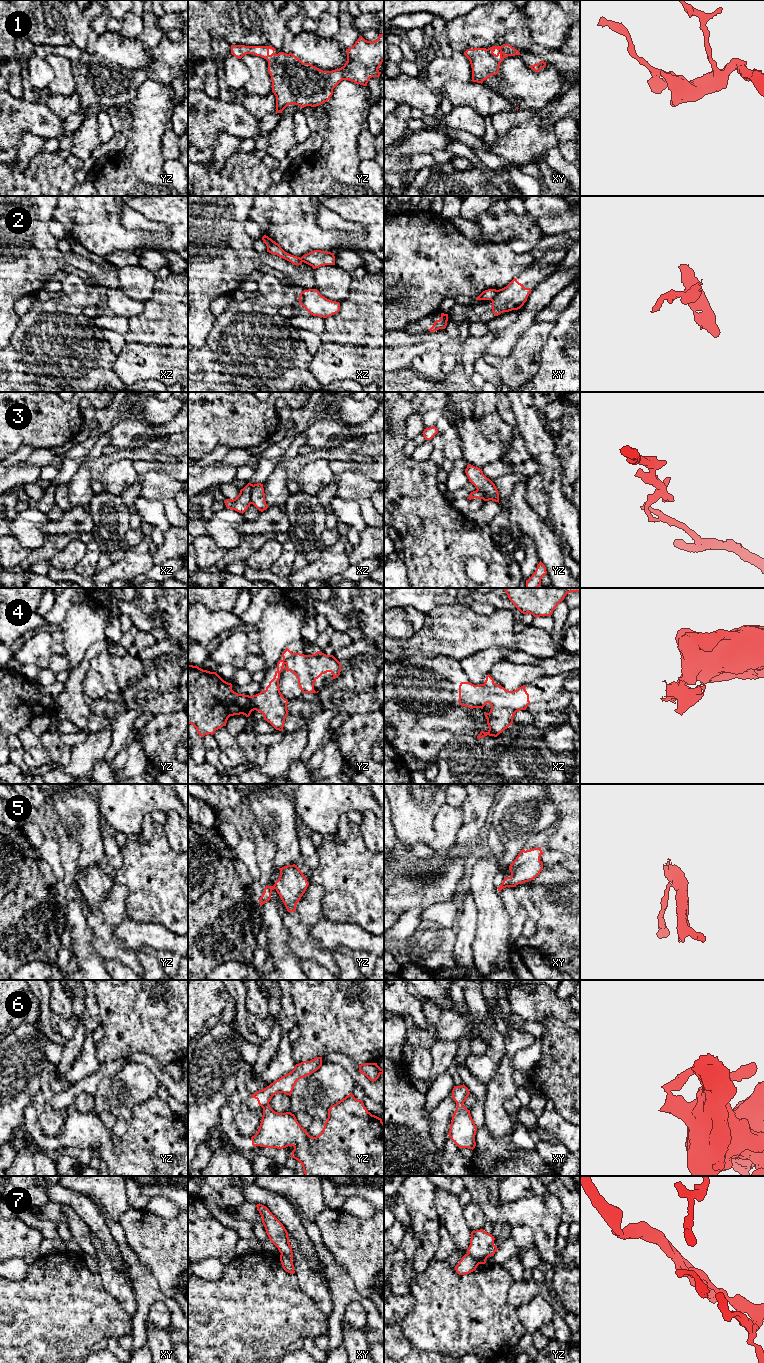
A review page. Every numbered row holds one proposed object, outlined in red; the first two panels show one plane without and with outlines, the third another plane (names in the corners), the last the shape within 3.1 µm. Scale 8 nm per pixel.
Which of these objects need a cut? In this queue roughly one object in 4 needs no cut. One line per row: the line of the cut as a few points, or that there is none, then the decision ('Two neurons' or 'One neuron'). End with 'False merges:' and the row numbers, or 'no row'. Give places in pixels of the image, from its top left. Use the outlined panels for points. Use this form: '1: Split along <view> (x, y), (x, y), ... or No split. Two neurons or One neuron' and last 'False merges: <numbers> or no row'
1: Split along xy (487, 49), (499, 63). Two neurons
2: Split along xy (497, 290), (497, 294), (491, 300). Two neurons
3: Split along xz (253, 485), (250, 503). Two neurons
4: Split along xz (482, 684), (487, 686), (496, 685). Two neurons
5: Split along yz (273, 885), (275, 888). Two neurons
6: Split along yz (268, 1105), (263, 1108). Two neurons
7: Split along yz (467, 1253), (478, 1264). Two neurons
False merges: 1, 2, 3, 4, 5, 6, 7

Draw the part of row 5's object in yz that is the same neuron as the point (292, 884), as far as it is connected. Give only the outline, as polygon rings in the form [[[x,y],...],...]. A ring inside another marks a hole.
[[[287,865],[279,869],[280,876],[274,887],[288,912],[296,911],[296,905],[305,893],[309,882],[301,870],[295,865]]]

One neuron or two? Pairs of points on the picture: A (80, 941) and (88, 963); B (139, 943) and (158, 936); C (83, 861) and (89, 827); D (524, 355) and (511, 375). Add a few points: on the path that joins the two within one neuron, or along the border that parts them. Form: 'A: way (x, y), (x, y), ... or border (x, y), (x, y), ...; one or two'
A: way (80, 946), (80, 955), (83, 958); one
B: way (144, 938), (146, 936), (153, 936); one
C: way (89, 853), (89, 835); one
D: way (519, 360), (514, 365), (514, 370); one

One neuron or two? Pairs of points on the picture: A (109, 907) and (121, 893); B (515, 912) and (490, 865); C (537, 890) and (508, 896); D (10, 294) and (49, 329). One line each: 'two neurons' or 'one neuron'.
A: one neuron
B: two neurons
C: two neurons
D: two neurons

